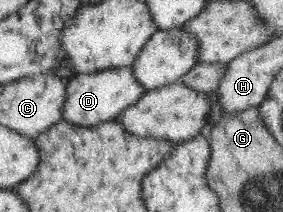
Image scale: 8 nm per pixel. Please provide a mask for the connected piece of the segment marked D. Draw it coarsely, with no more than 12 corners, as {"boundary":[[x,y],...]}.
{"boundary":[[133,66],[67,80],[62,119],[112,121],[146,88]]}

